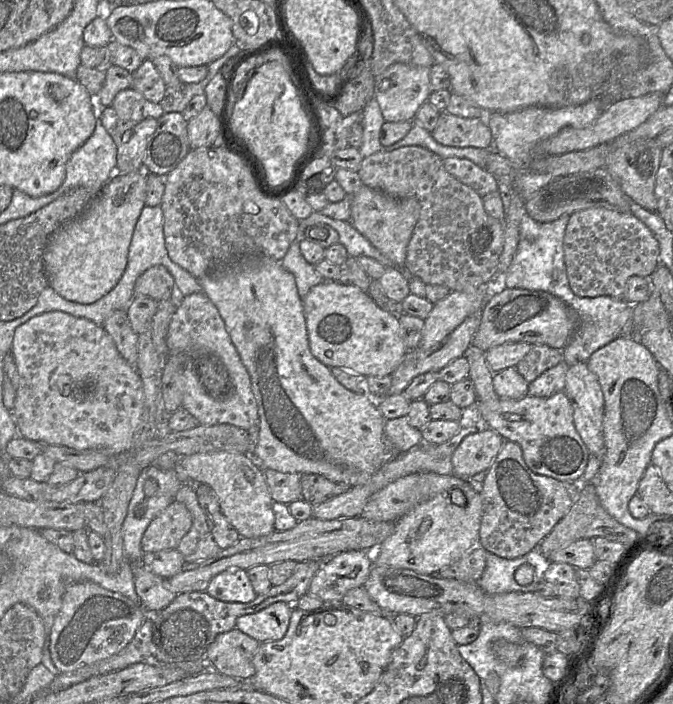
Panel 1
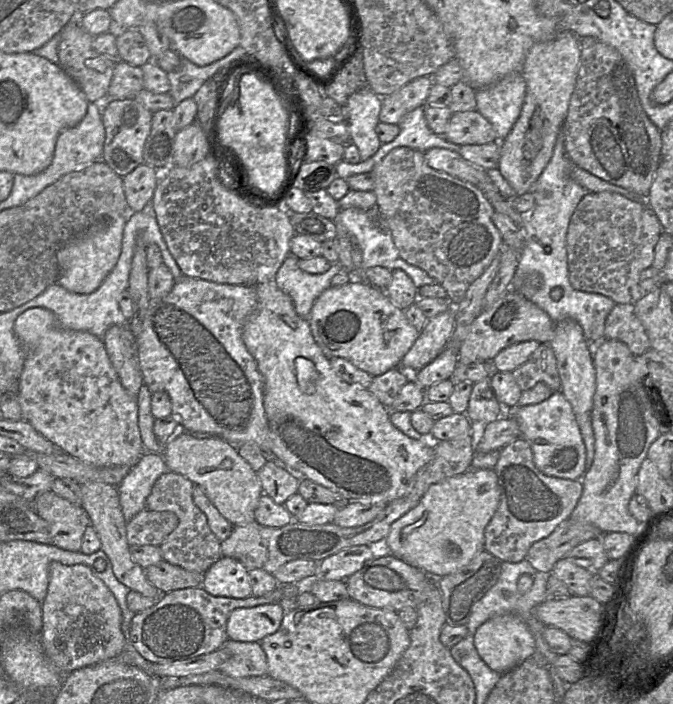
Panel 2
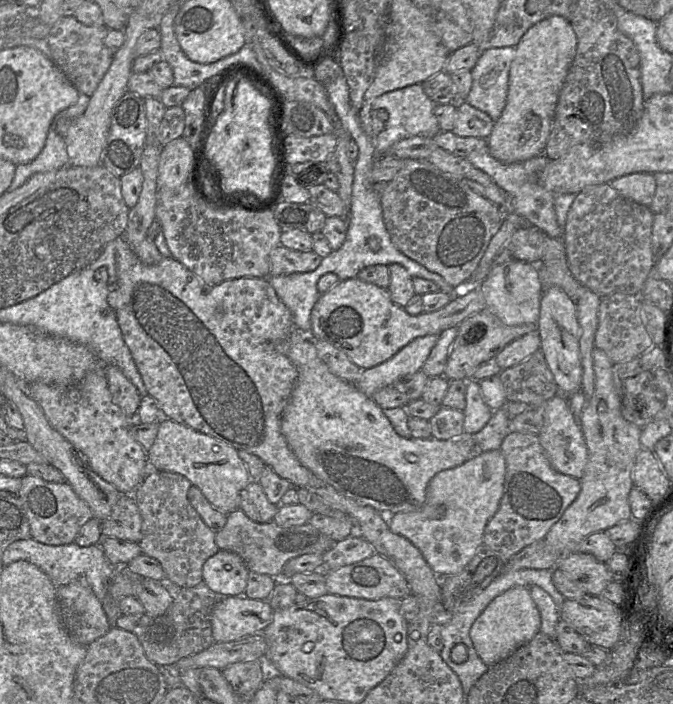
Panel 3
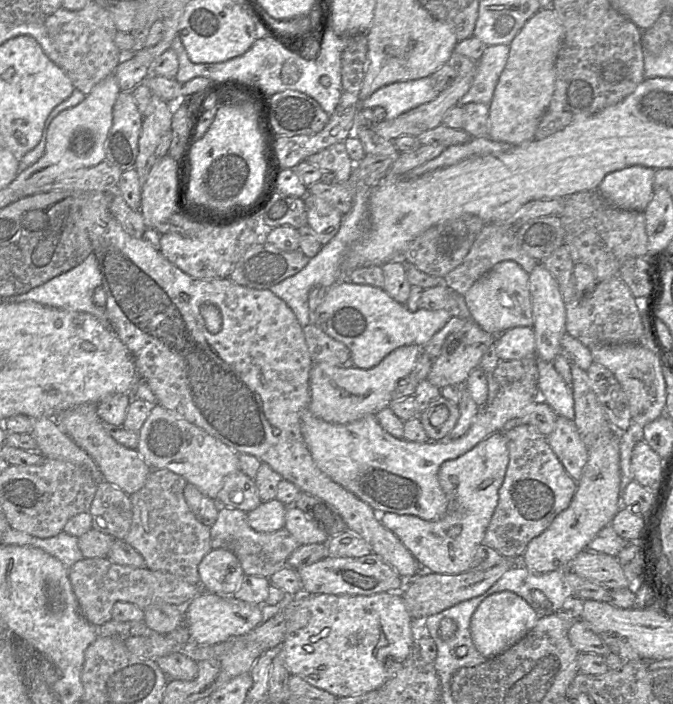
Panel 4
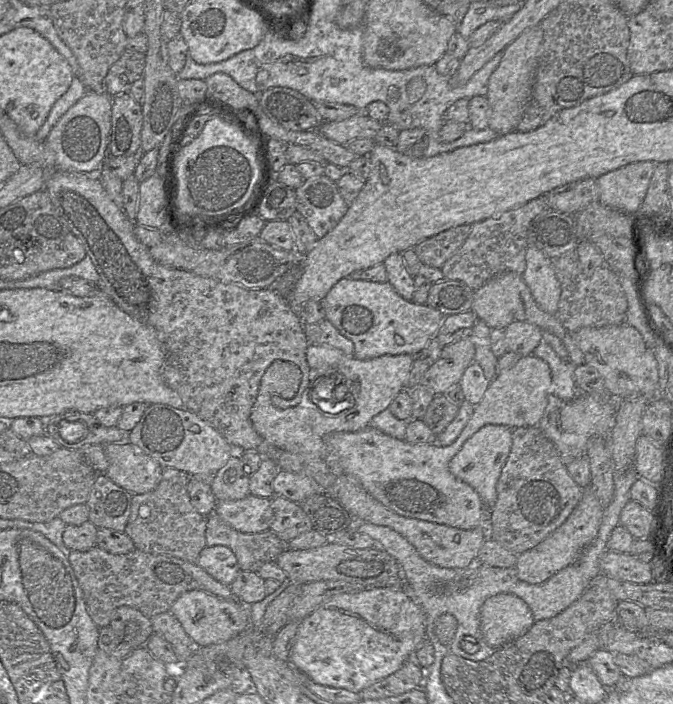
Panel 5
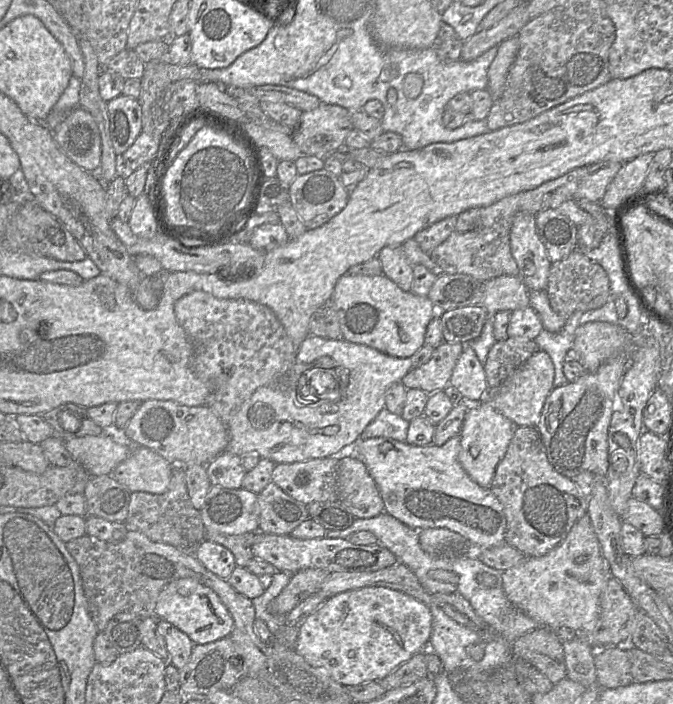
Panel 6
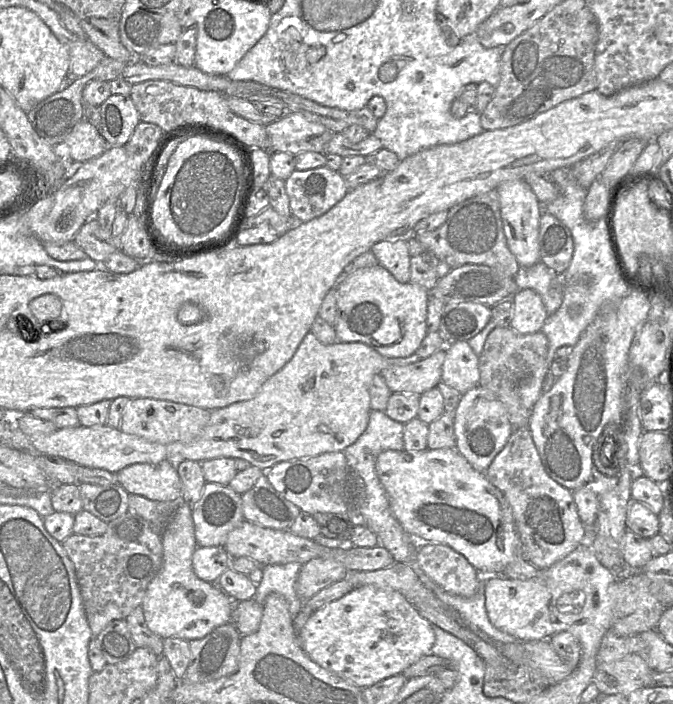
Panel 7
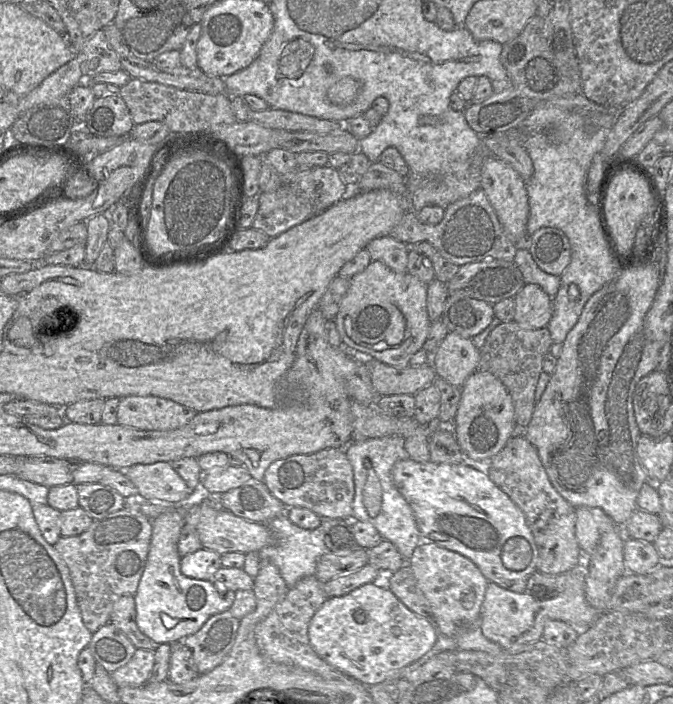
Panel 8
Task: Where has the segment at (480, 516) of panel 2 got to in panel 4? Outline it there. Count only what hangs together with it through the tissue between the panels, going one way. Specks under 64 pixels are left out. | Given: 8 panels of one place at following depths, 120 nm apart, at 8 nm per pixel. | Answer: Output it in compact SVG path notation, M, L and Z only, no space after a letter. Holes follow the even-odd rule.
M495 432L475 447L452 460L445 461L438 472L440 486L448 498L446 514L437 521L428 521L413 515L380 513L381 524L393 532L419 562L422 569L437 574L460 574L470 568L476 549L482 544L486 529L496 509L499 489L509 463L509 450L504 432Z

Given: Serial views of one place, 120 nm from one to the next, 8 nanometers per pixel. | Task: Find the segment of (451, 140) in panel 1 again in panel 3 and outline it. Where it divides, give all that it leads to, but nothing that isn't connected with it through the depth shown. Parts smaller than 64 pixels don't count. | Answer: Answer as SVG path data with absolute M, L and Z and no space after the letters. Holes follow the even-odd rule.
M463 101L457 105L452 132L461 137L487 139L492 132L494 122L488 114Z

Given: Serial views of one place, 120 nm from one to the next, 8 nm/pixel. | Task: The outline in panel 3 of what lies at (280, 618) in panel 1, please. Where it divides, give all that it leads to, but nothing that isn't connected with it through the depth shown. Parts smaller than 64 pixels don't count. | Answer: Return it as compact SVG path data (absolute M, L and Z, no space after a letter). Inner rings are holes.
M225 596L211 612L214 641L230 642L246 636L263 633L271 623L274 610L266 600L245 596Z

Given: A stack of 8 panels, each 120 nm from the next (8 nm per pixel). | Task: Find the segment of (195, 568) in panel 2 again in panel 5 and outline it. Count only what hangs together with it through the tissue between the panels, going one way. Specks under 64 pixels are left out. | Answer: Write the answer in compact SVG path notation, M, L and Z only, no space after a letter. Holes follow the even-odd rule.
M164 468L162 477L155 489L148 493L132 496L131 511L125 533L132 539L135 548L149 554L164 554L197 563L201 550L206 544L207 517L193 507L188 491L190 475L176 468Z

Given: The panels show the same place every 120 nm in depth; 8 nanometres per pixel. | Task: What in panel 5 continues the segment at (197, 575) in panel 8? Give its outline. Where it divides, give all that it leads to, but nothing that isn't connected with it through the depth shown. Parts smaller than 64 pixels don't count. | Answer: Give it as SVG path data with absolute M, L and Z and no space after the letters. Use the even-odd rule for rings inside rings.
M227 546L204 547L197 564L217 581L230 586L240 571L234 552Z

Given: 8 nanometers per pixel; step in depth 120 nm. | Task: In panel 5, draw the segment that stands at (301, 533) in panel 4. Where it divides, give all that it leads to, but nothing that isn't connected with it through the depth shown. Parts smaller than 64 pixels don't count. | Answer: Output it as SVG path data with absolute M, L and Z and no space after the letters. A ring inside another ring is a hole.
M274 495L270 500L273 520L269 530L282 541L288 543L301 533L313 529L309 517L298 503L279 495Z

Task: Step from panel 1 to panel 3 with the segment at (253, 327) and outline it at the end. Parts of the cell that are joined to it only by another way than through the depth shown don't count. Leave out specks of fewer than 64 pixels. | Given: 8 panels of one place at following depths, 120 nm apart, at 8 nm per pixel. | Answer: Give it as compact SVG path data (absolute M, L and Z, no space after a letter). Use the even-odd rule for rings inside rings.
M295 329L287 339L277 344L277 350L285 354L298 371L281 421L281 430L289 447L303 466L358 503L388 515L415 511L424 504L427 486L438 472L459 466L479 452L476 451L473 436L463 435L446 440L400 436L373 397L329 370L318 356L309 333Z

